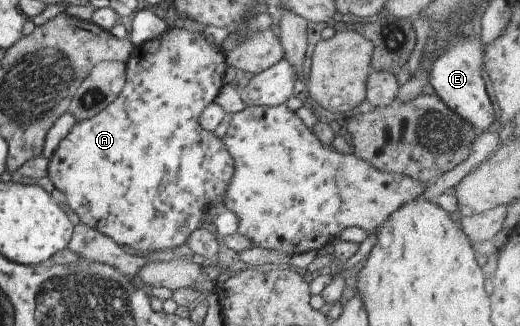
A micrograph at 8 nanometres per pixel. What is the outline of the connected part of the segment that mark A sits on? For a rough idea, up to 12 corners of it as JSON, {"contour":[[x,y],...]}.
{"contour":[[167,28],[47,164],[79,222],[142,254],[223,210],[198,122],[221,46]]}

